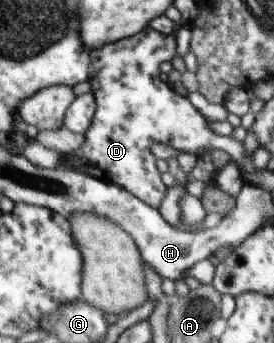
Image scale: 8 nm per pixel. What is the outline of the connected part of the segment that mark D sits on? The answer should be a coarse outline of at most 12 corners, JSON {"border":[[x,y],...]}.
{"border":[[147,27],[90,50],[96,100],[61,169],[116,184],[156,209],[167,187],[151,144],[223,150],[159,68],[176,35]]}

